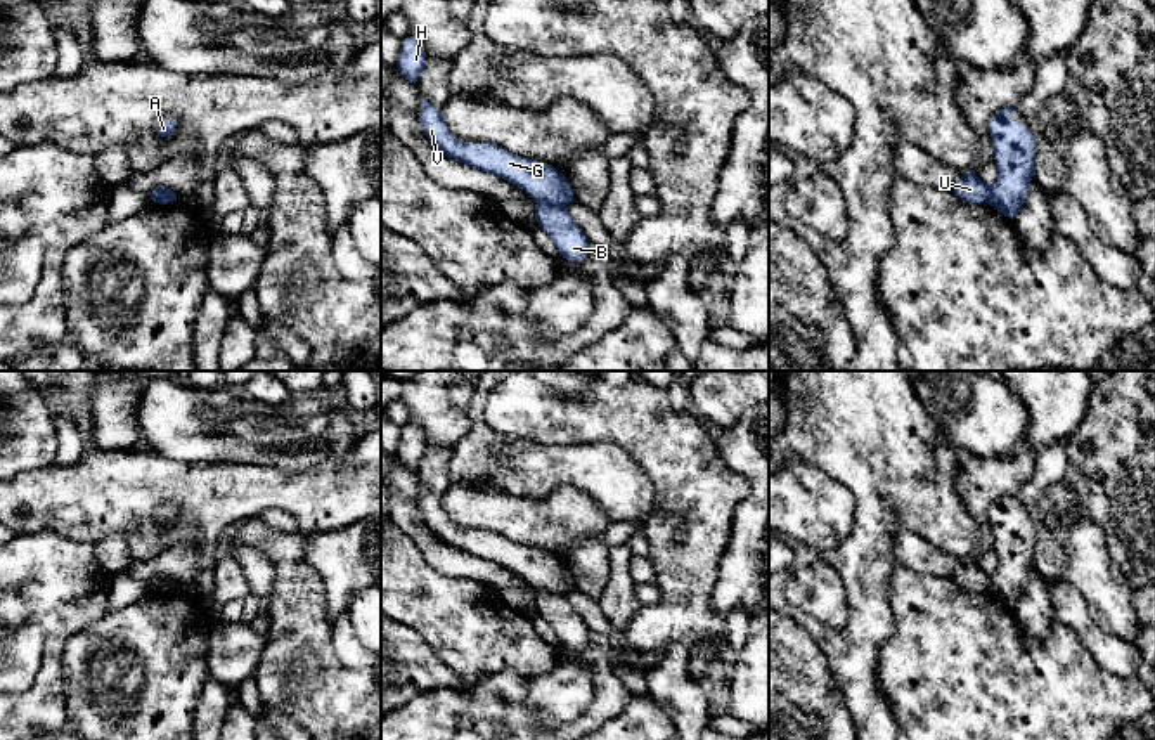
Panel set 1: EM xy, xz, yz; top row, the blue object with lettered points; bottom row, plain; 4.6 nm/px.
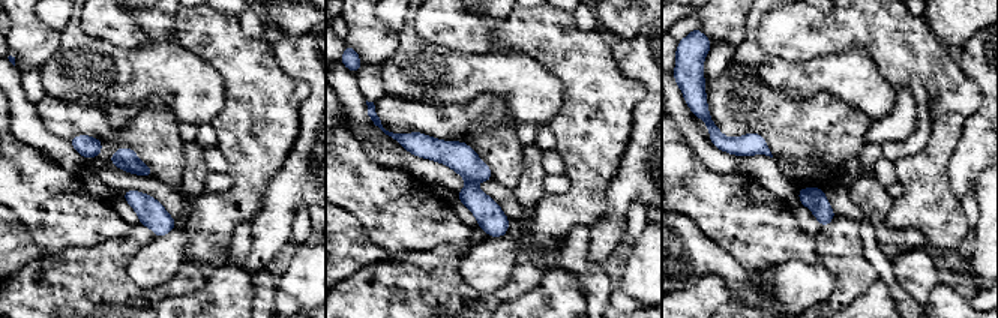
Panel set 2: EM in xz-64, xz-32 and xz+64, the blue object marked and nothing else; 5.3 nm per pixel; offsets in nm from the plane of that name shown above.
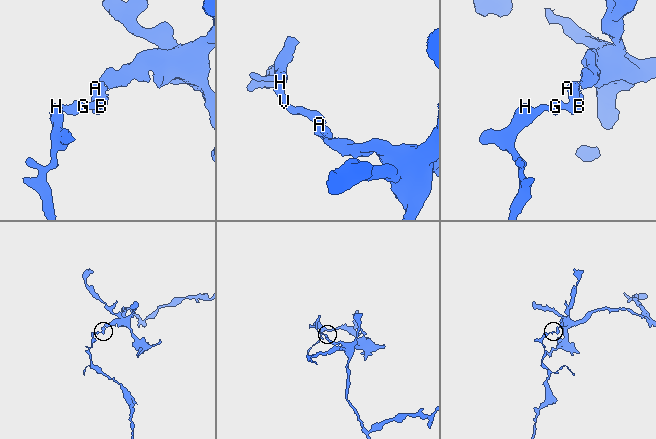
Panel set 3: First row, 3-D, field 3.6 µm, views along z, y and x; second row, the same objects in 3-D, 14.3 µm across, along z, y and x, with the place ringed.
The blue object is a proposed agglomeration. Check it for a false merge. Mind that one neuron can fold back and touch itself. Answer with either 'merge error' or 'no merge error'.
merge error

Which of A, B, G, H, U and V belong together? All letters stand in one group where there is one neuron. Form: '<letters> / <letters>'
A B / G H U V

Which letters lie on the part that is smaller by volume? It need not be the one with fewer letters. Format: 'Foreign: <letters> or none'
Foreign: G, H, U, V

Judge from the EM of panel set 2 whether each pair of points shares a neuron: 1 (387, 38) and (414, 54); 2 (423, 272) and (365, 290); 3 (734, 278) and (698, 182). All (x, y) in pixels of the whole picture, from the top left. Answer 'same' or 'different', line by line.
1: different
2: same
3: different

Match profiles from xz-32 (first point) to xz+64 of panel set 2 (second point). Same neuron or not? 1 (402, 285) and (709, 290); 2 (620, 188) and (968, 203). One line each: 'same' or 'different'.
1: same
2: different

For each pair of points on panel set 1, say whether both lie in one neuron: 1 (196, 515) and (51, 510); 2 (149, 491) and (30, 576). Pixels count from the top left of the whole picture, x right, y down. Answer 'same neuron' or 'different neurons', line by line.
1: same neuron
2: different neurons

